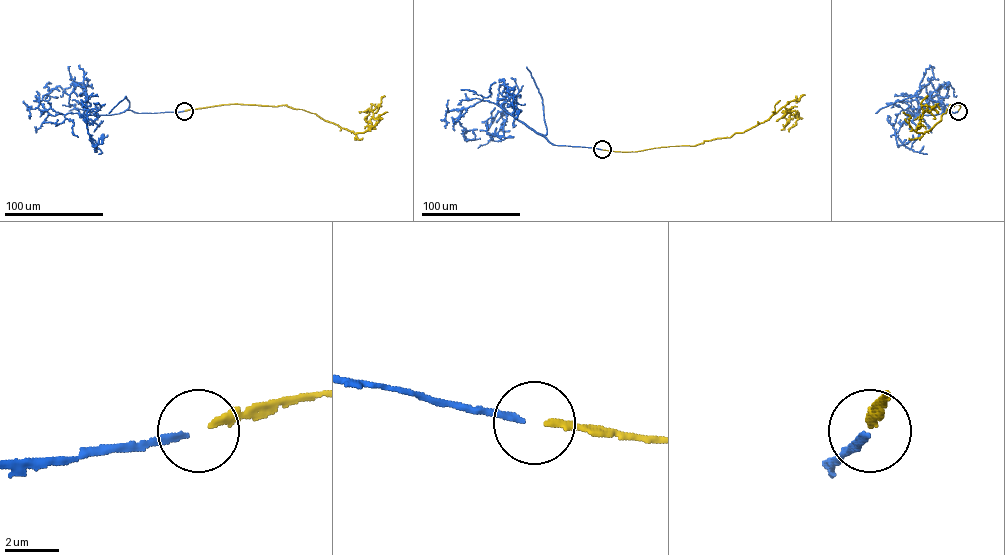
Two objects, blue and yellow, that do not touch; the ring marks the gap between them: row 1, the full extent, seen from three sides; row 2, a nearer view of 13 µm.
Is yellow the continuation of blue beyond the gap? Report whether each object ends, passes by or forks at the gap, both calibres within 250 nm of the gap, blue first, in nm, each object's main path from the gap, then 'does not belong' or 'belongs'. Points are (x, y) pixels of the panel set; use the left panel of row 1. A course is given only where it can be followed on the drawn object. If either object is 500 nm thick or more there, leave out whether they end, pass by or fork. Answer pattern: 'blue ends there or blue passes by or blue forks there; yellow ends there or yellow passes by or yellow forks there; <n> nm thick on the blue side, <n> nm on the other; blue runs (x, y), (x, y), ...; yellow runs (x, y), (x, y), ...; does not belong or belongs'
blue ends there; yellow ends there; 200 nm thick on the blue side, 260 nm on the other; blue runs (184, 111), (52, 115), (40, 103), (42, 97), (57, 86), (63, 90); yellow runs (185, 110), (237, 104), (286, 105), (355, 133), (367, 130), (380, 105), (372, 105), (371, 109); belongs

